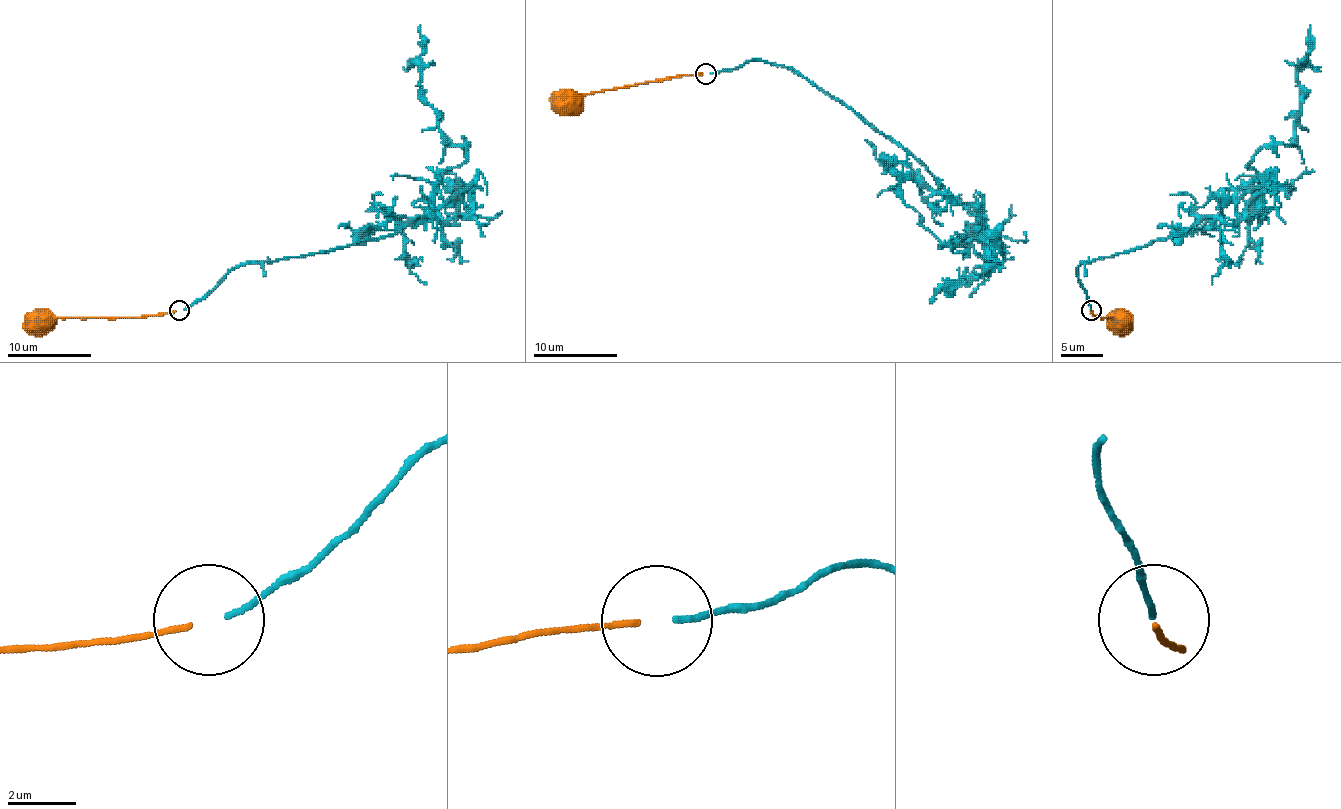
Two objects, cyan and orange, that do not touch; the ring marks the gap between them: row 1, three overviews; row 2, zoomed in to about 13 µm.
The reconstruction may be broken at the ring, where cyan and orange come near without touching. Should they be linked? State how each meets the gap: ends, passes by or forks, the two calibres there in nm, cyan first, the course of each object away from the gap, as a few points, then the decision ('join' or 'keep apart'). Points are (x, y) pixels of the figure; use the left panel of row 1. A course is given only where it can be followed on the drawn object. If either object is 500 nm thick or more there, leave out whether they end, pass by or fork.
cyan ends there; orange ends there; 170 nm thick on the cyan side, 150 nm on the other; cyan runs (184, 309), (232, 269), (393, 236), (451, 200), (443, 171), (468, 144), (443, 134), (424, 96), (420, 25); orange runs (175, 311), (140, 317), (58, 317), (40, 334), (31, 334), (27, 330); join

